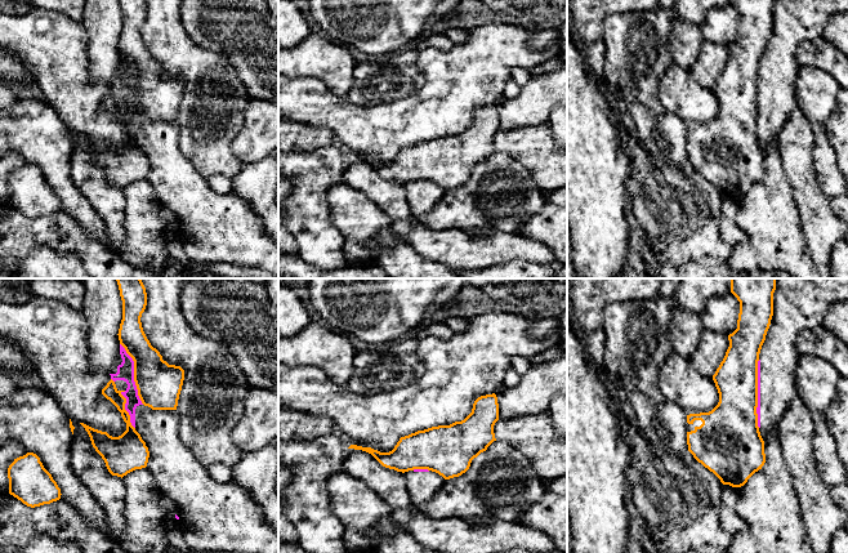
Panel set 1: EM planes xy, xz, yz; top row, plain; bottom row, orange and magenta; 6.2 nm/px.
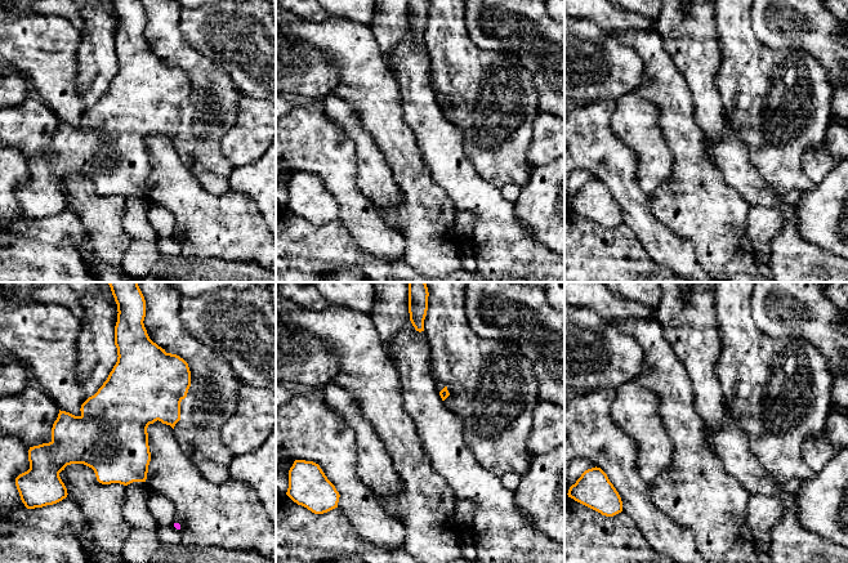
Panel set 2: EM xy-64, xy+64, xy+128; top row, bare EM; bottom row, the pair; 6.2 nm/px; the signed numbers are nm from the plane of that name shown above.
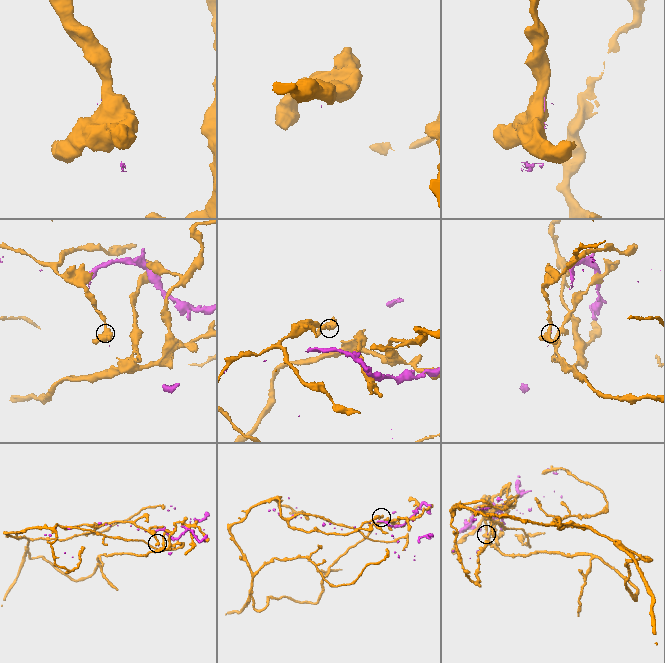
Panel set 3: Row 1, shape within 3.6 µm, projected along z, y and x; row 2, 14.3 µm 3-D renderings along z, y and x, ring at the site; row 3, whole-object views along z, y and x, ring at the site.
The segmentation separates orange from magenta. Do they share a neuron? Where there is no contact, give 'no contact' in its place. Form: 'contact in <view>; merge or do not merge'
contact in yz; do not merge

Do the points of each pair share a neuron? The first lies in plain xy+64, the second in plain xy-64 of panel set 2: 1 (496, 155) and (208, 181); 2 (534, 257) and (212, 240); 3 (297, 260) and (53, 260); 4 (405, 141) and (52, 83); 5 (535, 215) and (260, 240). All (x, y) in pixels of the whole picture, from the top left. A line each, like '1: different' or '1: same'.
1: different
2: same
3: different
4: same
5: different

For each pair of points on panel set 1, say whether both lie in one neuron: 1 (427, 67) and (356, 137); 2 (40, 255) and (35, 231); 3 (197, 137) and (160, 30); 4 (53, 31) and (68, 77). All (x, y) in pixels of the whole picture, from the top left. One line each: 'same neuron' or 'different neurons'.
1: same neuron
2: different neurons
3: same neuron
4: same neuron

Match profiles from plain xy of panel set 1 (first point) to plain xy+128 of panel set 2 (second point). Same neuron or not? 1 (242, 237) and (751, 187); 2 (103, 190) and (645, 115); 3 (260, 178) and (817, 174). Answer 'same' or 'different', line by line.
1: same
2: same
3: different

